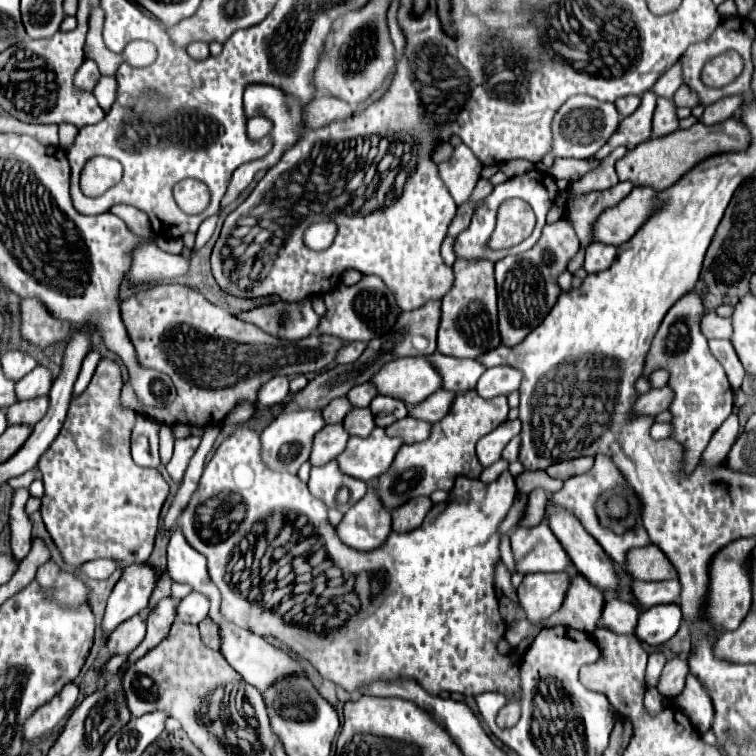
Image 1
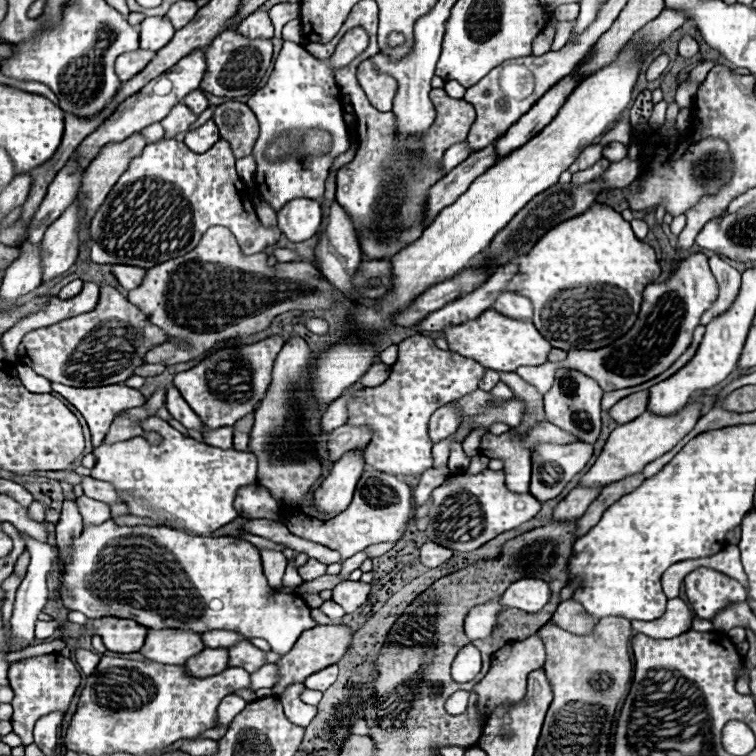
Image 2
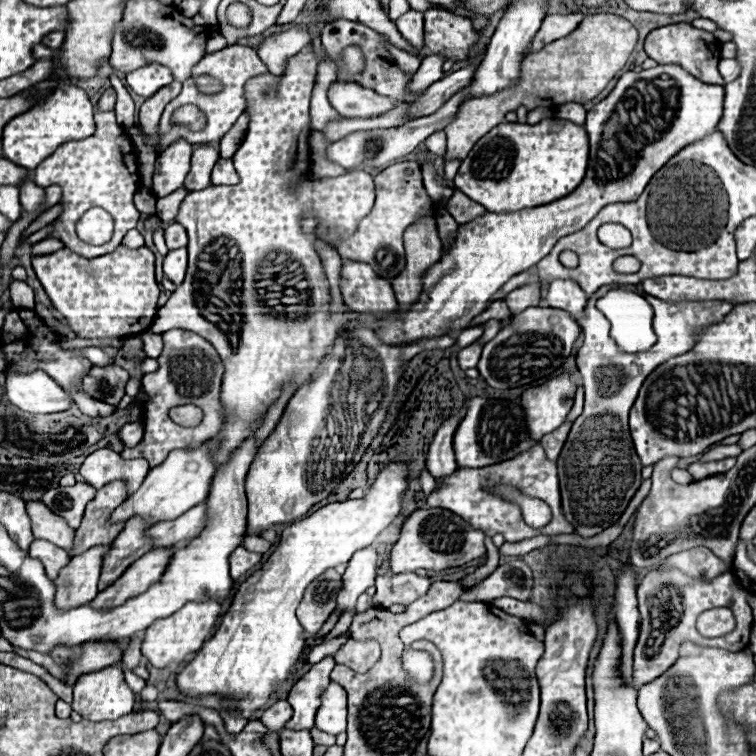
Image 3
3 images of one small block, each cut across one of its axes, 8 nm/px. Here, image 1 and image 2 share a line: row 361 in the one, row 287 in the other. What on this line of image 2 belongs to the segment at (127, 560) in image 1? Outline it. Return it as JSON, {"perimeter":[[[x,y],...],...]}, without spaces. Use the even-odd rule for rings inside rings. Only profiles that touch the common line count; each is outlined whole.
{"perimeter":[[[100,284],[100,304],[96,310],[66,318],[48,328],[28,332],[18,346],[18,358],[24,366],[30,366],[50,382],[60,382],[76,388],[122,384],[132,376],[134,368],[144,364],[142,358],[150,348],[167,340],[162,329],[150,321],[145,327],[144,324],[146,316],[136,306],[130,306],[130,302],[116,288]]]}

